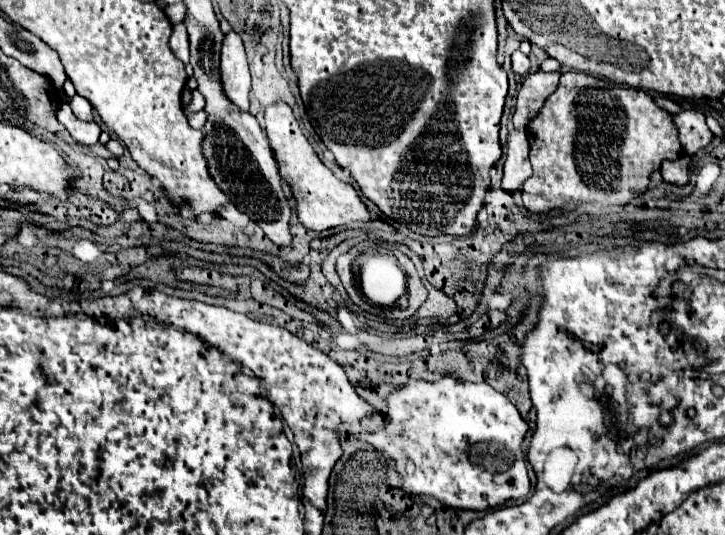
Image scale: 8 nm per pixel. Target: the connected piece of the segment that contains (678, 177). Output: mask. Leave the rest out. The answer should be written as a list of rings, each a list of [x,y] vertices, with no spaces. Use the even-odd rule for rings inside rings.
[[[682,156],[678,160],[664,160],[662,162],[662,178],[670,184],[686,184],[688,182],[688,164],[690,164],[690,158],[688,156]]]

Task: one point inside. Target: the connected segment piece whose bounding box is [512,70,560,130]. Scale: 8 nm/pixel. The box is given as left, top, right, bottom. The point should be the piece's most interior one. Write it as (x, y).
(537, 86)

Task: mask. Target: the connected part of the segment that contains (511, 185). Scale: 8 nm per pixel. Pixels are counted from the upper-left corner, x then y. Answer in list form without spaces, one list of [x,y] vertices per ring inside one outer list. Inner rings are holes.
[[[512,130],[506,140],[506,162],[504,162],[504,178],[502,178],[502,188],[508,192],[520,190],[522,182],[532,174],[530,162],[528,162],[528,136],[526,132]]]

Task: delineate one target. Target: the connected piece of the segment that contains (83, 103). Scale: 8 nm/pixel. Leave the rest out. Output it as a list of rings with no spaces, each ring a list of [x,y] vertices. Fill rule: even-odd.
[[[76,94],[76,96],[70,98],[68,104],[70,104],[70,108],[72,108],[72,112],[78,120],[92,120],[92,104],[86,98]]]

